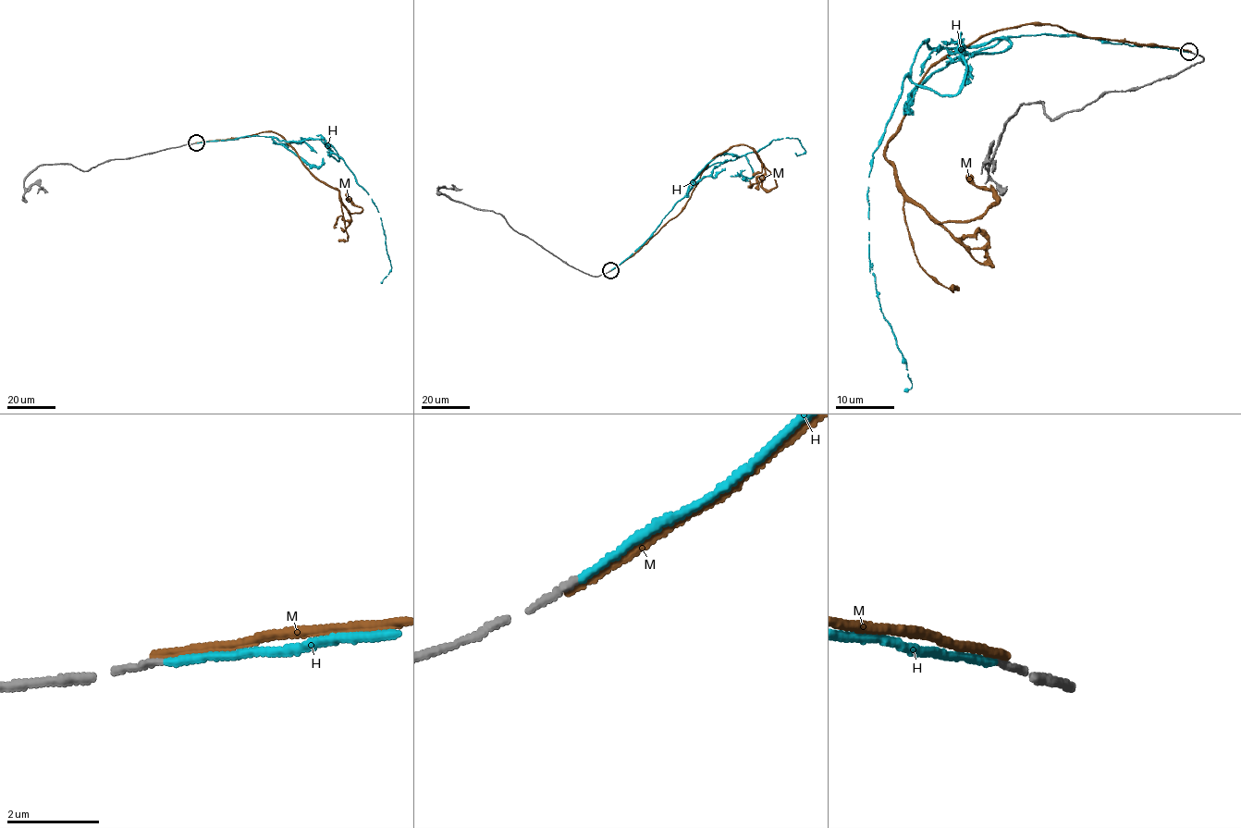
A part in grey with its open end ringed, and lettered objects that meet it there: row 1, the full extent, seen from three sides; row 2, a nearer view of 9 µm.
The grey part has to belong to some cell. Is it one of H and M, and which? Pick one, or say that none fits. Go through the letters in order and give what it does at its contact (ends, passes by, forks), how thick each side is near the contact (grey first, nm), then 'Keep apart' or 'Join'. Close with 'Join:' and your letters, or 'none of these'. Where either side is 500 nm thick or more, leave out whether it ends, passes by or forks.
H: It ends there. Thickness 150 nm (grey) against 150 nm. Join
M: It ends there. Thickness 150 nm (grey) against 180 nm. Keep apart
Join: H

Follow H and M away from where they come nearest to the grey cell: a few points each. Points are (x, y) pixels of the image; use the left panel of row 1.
H: (196, 142), (246, 136), (275, 137), (286, 141), (320, 140), (343, 160), (378, 212), (391, 268), (380, 282)
M: (196, 142), (272, 131), (291, 146), (312, 174), (338, 191), (338, 198), (350, 213), (361, 212), (345, 193)

